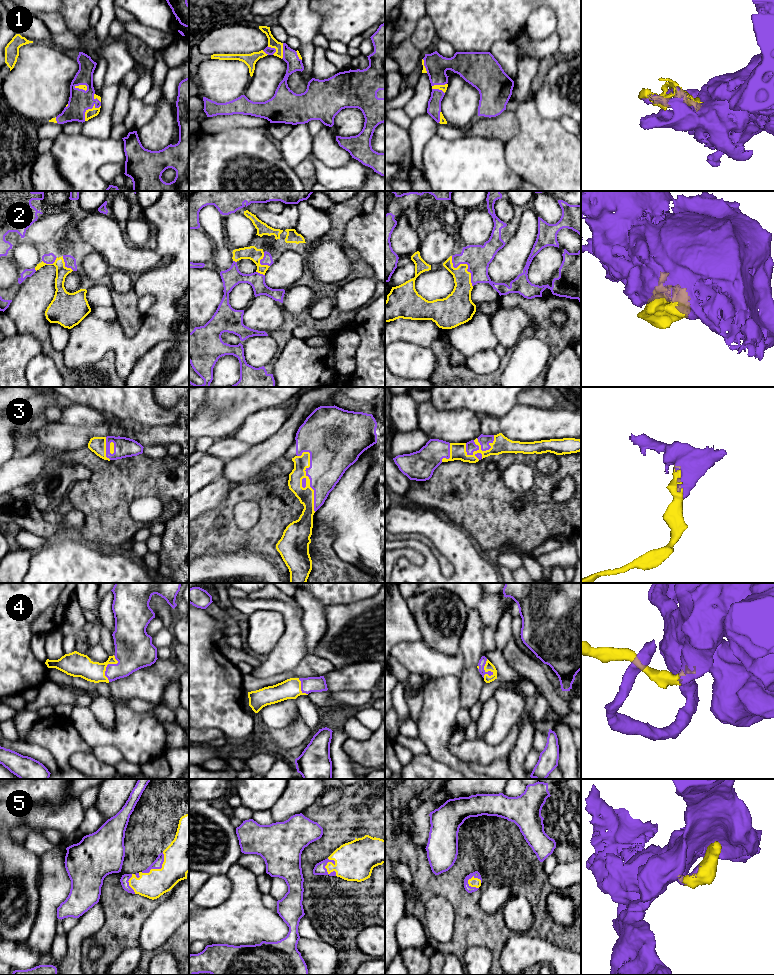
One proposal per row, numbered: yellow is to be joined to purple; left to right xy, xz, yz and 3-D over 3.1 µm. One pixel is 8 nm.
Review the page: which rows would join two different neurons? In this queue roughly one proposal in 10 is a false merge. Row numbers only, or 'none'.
none

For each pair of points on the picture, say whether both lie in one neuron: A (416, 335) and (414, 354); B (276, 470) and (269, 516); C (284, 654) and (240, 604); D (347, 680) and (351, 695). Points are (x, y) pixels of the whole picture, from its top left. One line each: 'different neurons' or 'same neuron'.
A: different neurons
B: different neurons
C: same neuron
D: different neurons

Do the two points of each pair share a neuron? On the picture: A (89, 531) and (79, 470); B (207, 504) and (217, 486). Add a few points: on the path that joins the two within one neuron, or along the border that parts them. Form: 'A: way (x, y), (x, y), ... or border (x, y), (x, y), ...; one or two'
A: border (64, 464), (81, 463), (90, 470), (91, 476); two
B: way (207, 500), (217, 490); one

